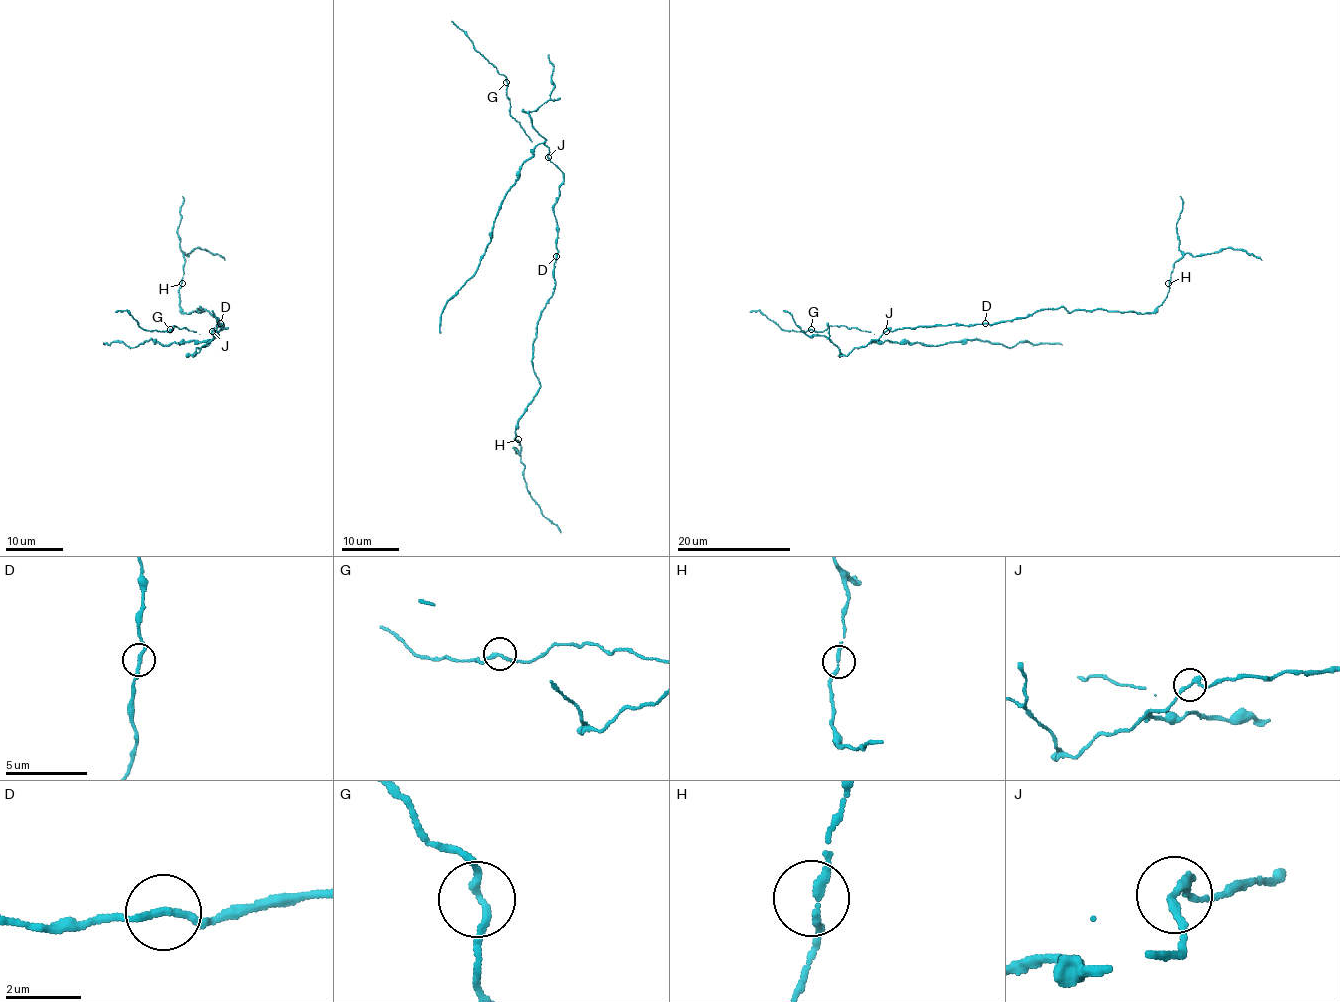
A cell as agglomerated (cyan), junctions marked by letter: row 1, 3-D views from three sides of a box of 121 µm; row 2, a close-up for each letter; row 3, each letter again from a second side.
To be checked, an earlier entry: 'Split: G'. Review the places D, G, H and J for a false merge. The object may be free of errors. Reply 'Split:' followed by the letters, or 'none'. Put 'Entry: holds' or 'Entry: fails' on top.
Entry: fails
Split: J

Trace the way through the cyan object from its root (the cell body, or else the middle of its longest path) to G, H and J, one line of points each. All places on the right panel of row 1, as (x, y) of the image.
G: (985, 323), (902, 327), (886, 330), (872, 340), (871, 332), (844, 325), (821, 332), (811, 329)
H: (985, 323), (996, 325), (1058, 307), (1068, 312), (1105, 309), (1150, 313), (1167, 296), (1168, 283)
J: (985, 323), (886, 330)

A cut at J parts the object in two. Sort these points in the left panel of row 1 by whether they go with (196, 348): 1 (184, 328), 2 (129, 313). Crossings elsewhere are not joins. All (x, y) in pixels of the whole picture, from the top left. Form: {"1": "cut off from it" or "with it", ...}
{"1": "cut off from it", "2": "cut off from it"}

